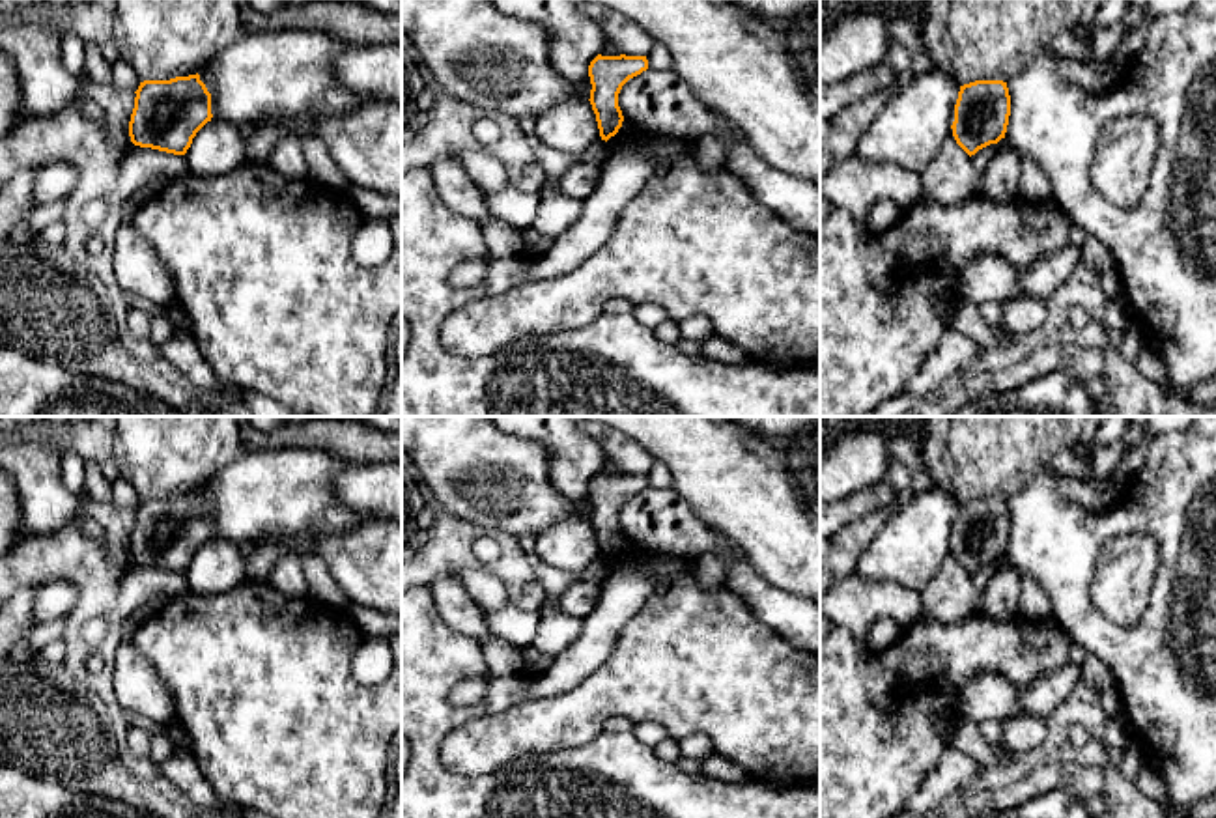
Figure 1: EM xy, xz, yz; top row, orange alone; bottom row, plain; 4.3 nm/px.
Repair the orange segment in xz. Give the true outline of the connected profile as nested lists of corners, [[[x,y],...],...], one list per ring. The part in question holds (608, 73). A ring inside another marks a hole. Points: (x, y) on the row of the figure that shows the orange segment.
[[[598,54],[588,65],[590,105],[596,114],[601,140],[609,140],[622,127],[624,116],[618,106],[622,86],[648,69],[646,56],[601,56]]]

